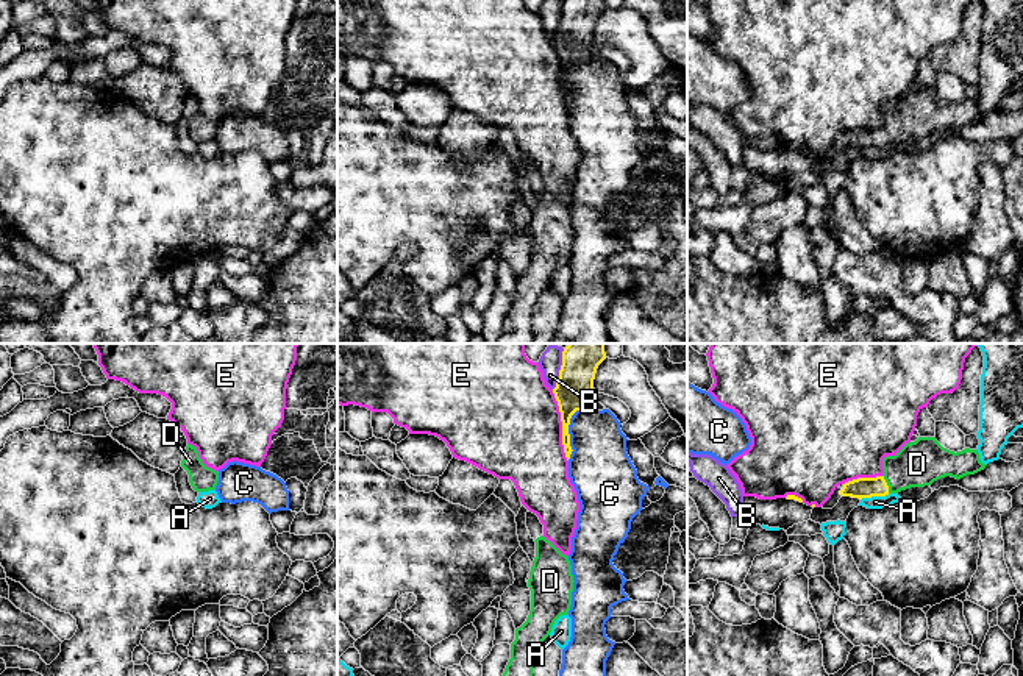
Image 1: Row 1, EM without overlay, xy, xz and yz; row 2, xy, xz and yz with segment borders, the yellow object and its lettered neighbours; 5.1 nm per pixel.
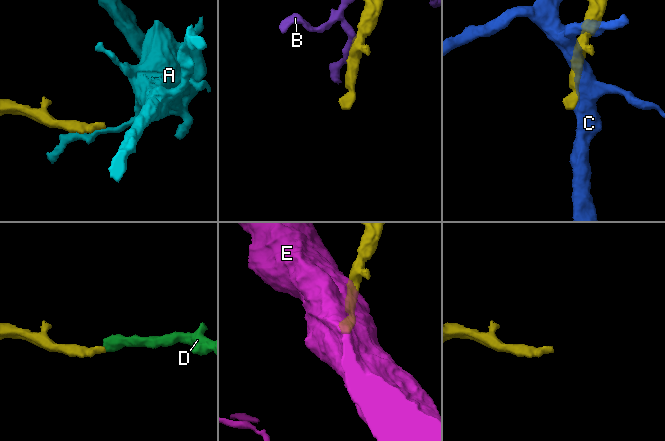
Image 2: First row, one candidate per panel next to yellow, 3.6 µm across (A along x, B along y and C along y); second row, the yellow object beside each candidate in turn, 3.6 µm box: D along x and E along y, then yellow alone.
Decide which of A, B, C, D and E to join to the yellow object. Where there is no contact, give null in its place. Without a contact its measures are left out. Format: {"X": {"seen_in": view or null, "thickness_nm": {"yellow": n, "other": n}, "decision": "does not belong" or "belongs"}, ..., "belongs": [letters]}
{"A": {"seen_in": "yz", "thickness_nm": {"yellow": 110, "other": 60}, "decision": "does not belong"}, "B": {"seen_in": "xz", "thickness_nm": {"yellow": 190, "other": 120}, "decision": "does not belong"}, "C": {"seen_in": "xz", "thickness_nm": {"yellow": 190, "other": 300}, "decision": "does not belong"}, "D": {"seen_in": "yz", "thickness_nm": {"yellow": 110, "other": 240}, "decision": "belongs"}, "E": {"seen_in": "xz", "thickness_nm": {"yellow": 190, "other": 480}, "decision": "does not belong"}, "belongs": ["D"]}

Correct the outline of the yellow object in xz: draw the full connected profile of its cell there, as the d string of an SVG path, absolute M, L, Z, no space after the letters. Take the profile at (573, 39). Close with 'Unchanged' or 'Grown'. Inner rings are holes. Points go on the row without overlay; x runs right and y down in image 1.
M564 0L554 48L562 72L562 95L567 111L572 105L569 75L576 61L586 59L593 48L593 30L598 16L606 9L604 0Z. Unchanged

